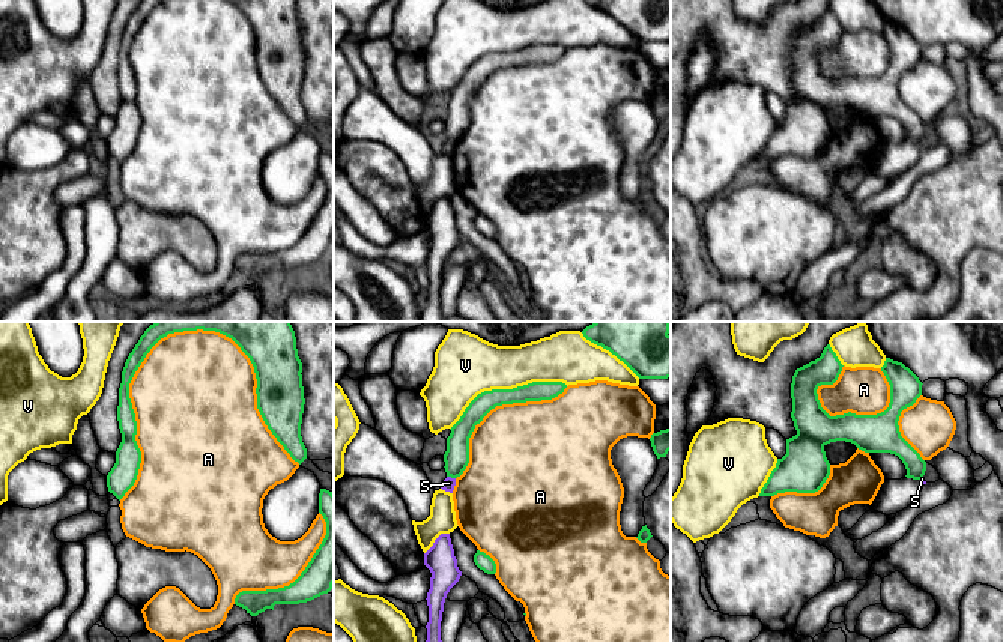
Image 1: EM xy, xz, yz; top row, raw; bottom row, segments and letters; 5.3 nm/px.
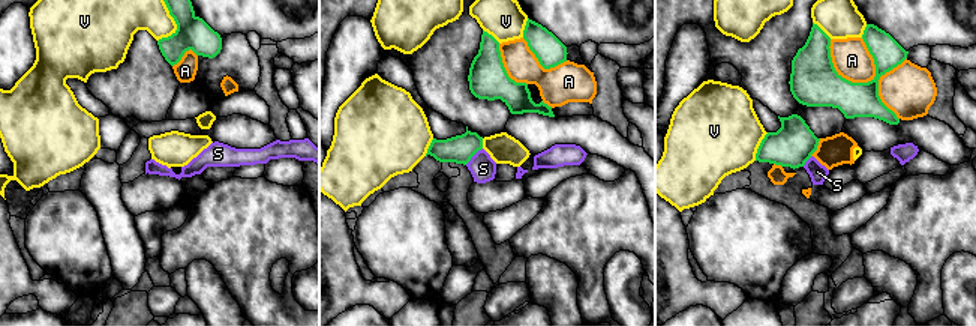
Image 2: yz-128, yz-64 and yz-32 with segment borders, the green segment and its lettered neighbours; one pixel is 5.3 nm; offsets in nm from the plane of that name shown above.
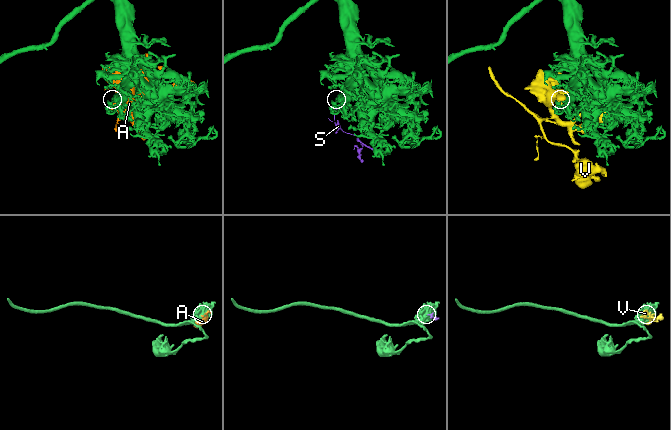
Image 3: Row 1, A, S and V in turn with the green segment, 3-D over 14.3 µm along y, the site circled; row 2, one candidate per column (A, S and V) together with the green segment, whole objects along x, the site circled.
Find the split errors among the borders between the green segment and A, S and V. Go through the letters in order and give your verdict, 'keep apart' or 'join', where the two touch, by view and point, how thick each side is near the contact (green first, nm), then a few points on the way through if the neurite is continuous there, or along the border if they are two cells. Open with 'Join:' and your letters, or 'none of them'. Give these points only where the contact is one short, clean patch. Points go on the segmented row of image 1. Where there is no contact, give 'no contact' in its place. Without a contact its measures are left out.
Join: none of them
A: keep apart | xy (128, 385) | 100/460 nm
S: keep apart | xz (451, 477) | 140/70 nm
V: keep apart | xz (506, 390) | 110/320 nm

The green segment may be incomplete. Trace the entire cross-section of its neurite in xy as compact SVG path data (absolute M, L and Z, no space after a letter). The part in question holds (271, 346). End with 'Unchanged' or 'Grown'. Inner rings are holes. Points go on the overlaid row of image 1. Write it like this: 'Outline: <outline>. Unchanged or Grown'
Outline: M155 322L140 337L122 371L117 406L122 442L116 451L116 463L107 475L108 492L119 501L134 486L141 463L129 383L161 338L197 329L232 338L250 358L257 379L257 409L265 424L295 462L301 465L307 459L301 436L305 404L302 362L290 322Z. Unchanged

